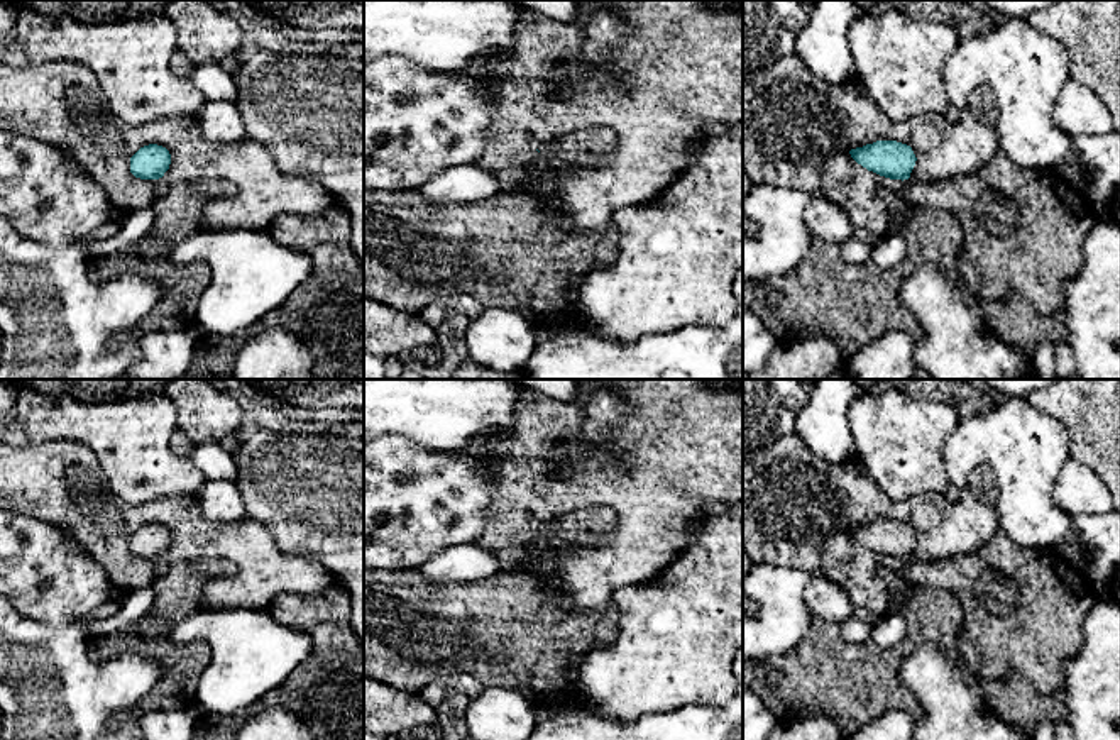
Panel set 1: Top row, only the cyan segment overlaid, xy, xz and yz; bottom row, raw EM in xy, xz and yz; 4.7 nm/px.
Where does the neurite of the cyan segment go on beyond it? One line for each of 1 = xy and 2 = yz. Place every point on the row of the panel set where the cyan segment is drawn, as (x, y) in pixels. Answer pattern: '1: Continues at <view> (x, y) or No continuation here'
1: No continuation here
2: No continuation here

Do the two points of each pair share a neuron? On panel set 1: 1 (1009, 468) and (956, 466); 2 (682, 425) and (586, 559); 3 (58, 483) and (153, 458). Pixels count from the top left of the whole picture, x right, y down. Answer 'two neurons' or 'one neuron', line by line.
1: one neuron
2: one neuron
3: two neurons

